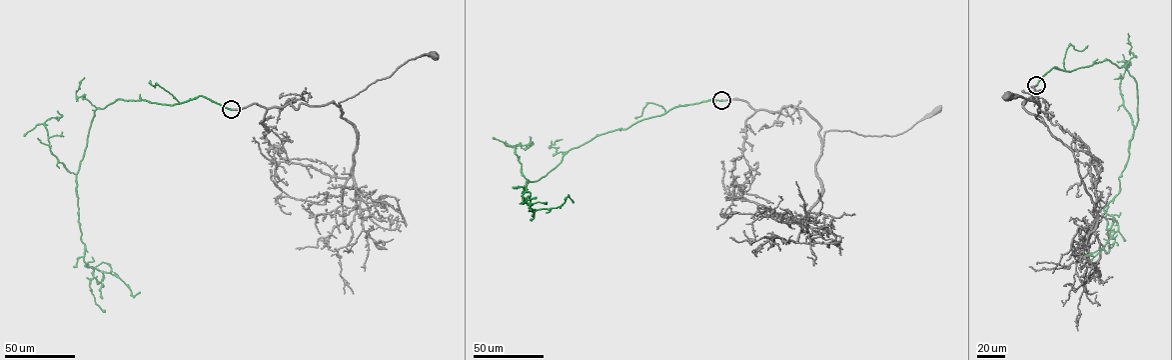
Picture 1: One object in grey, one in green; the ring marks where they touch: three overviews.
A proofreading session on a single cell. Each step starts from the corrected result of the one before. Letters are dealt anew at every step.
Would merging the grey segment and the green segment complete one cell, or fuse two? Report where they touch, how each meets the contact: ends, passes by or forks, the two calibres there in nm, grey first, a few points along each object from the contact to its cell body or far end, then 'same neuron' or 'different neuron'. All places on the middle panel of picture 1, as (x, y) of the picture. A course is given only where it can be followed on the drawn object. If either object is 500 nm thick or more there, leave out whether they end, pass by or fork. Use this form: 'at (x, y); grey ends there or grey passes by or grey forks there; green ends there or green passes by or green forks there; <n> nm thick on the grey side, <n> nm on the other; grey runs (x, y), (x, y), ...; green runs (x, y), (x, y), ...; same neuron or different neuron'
at (721, 100); grey ends there; green ends there; 360 nm thick on the grey side, 320 nm on the other; grey runs (721, 100), (769, 111), (803, 108), (820, 127), (822, 143), (832, 130), (901, 133), (937, 110); green runs (721, 101), (596, 135), (522, 193), (525, 186), (537, 210), (569, 196), (573, 202); different neuron

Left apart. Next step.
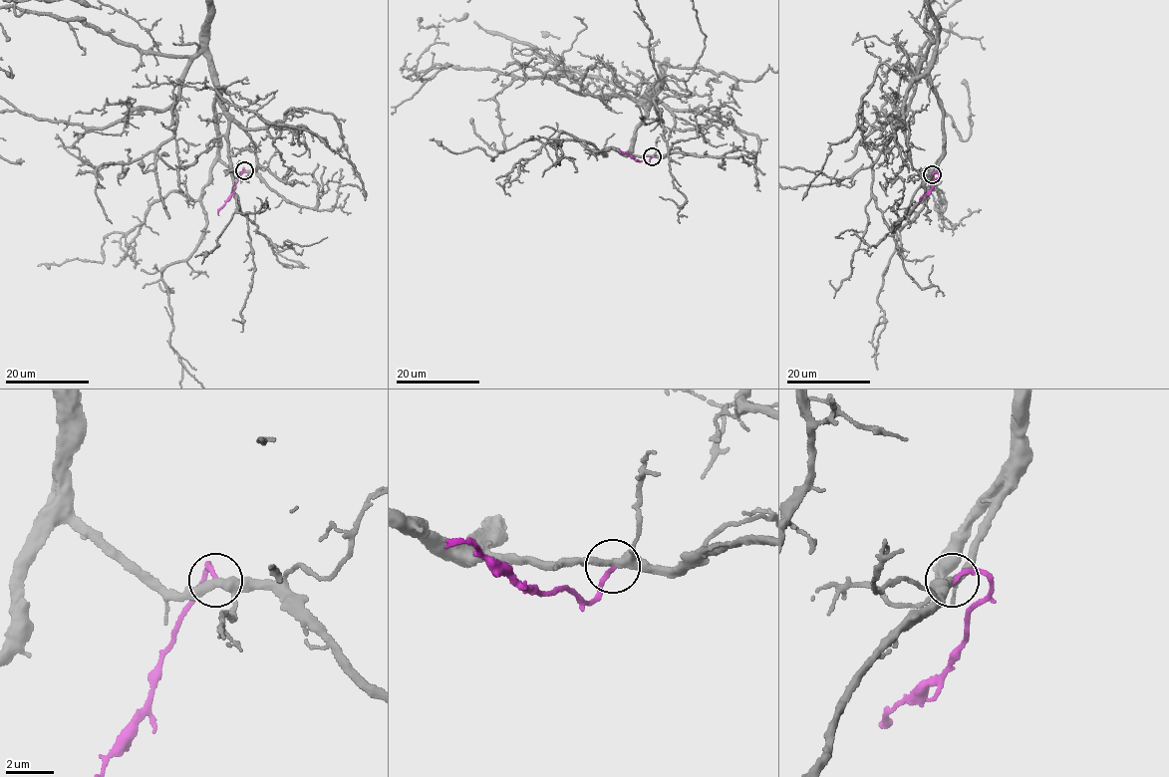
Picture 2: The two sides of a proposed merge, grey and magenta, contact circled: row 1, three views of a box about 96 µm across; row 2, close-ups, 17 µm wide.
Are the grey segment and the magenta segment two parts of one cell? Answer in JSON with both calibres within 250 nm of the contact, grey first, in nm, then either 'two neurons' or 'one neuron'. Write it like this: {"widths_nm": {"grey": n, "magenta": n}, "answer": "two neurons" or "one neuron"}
{"widths_nm": {"grey": 360, "magenta": 190}, "answer": "two neurons"}

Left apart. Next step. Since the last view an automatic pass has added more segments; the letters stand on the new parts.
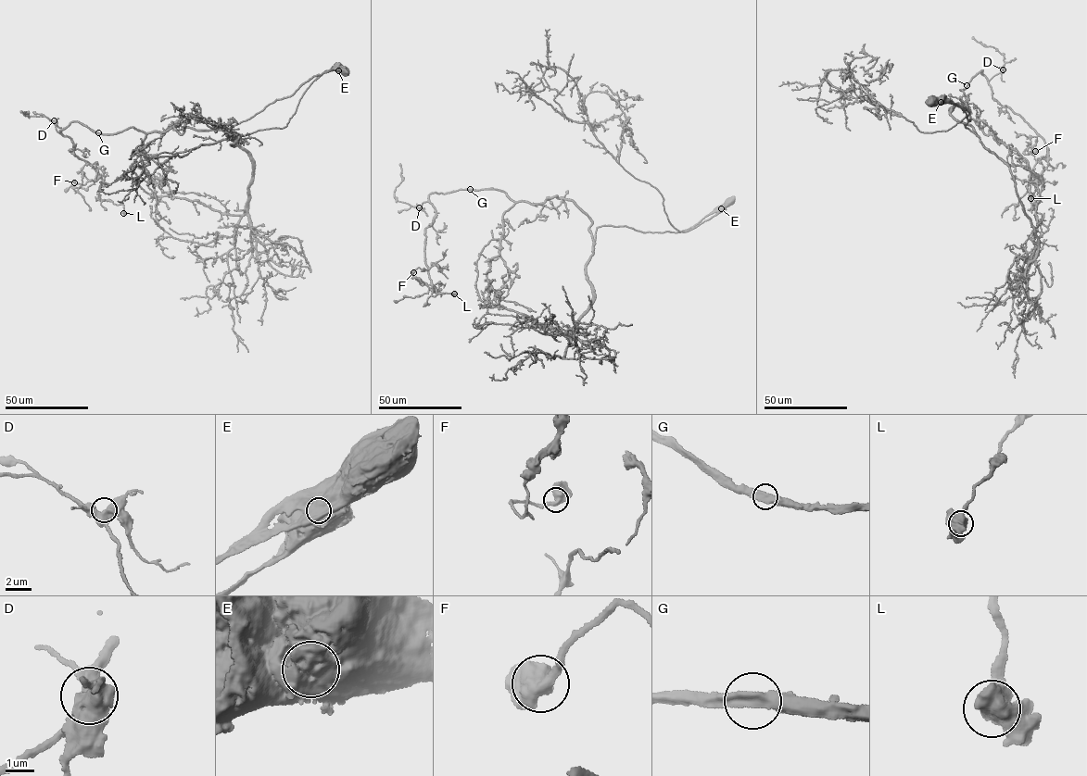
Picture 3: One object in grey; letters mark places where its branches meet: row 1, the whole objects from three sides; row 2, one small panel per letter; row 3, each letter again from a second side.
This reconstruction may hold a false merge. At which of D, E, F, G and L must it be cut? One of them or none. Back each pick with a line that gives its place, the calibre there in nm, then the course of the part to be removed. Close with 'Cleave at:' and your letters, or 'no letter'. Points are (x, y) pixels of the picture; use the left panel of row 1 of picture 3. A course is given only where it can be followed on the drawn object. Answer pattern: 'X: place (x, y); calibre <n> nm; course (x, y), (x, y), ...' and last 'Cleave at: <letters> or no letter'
E: place (338, 70); calibre 1100 nm; course (338, 70), (325, 71), (311, 84), (284, 127), (202, 144), (181, 156), (139, 154), (143, 170), (134, 190)
Cleave at: E

